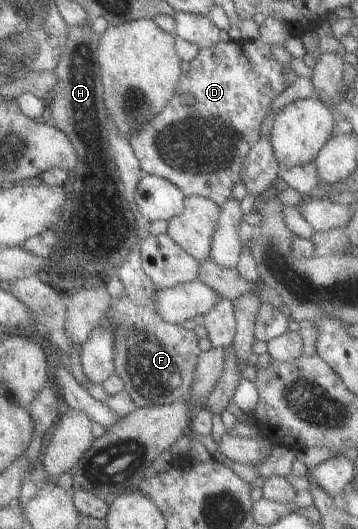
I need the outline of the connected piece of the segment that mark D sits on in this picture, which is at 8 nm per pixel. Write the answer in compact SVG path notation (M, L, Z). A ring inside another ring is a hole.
M265 17L259 26L259 34L257 34L255 40L243 41L239 38L234 38L229 41L221 41L219 39L218 42L215 42L212 46L199 49L197 56L190 62L184 64L183 72L176 85L176 94L163 106L163 109L157 115L154 115L145 125L138 127L135 135L127 138L128 144L137 160L141 172L146 175L154 175L163 178L166 182L171 182L171 184L183 194L184 198L190 195L198 195L207 198L217 207L221 207L230 198L231 189L234 184L240 180L238 173L240 172L243 158L248 154L250 147L260 138L259 125L266 113L269 112L271 101L289 86L288 82L285 80L285 76L283 76L284 70L282 69L282 65L272 57L270 52L271 46L280 46L285 43L285 40L289 37L288 32L288 26L284 22ZM184 94L193 96L192 107L181 106L180 99Z

